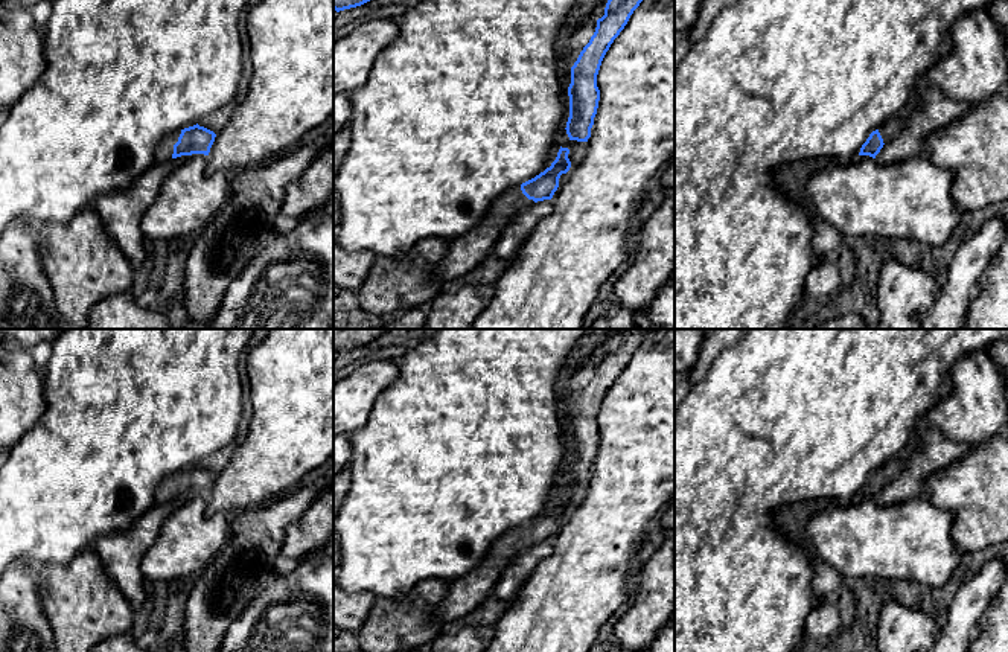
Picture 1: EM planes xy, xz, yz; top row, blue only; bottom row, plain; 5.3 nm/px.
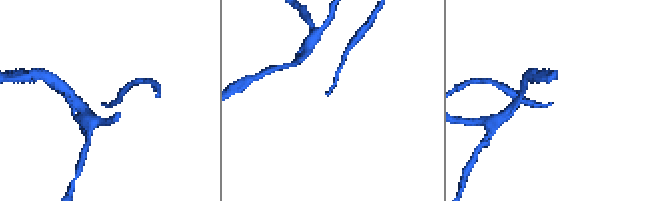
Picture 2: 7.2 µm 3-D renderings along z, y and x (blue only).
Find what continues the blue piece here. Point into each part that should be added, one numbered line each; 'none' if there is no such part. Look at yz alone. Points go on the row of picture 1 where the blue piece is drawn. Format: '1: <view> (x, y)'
1: yz (891, 127)

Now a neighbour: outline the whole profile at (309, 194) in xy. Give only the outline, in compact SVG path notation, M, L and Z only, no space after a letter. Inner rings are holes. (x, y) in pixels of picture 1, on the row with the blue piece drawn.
M333 143L321 151L298 180L285 192L280 212L301 221L311 213L320 212L333 192Z

